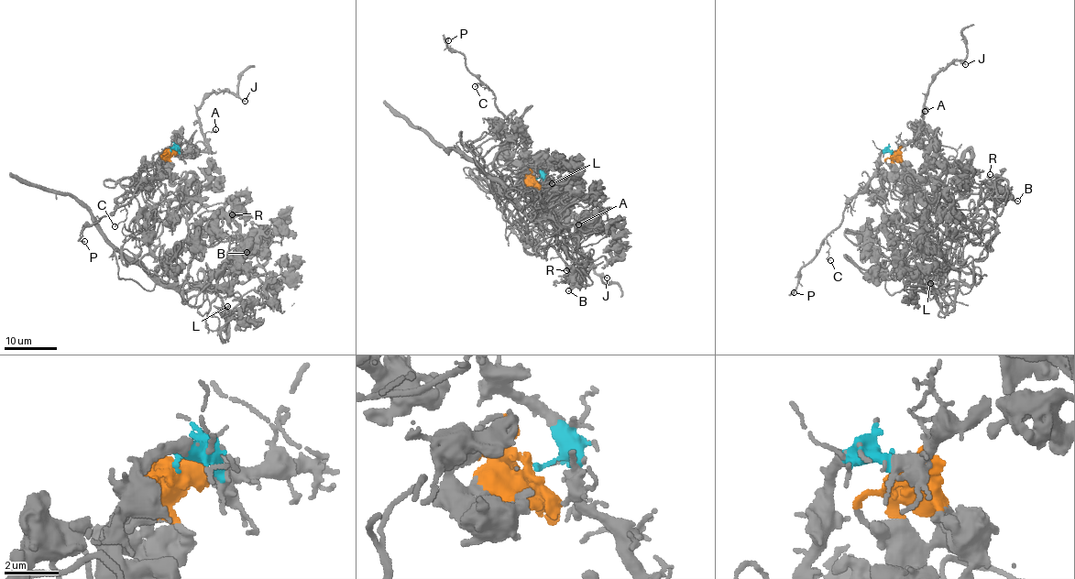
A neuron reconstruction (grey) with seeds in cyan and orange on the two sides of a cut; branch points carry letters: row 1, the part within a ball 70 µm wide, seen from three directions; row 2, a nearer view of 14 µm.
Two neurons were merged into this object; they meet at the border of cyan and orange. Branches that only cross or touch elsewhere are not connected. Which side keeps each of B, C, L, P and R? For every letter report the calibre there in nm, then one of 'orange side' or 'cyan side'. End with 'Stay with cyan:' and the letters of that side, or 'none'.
B: calibre 90 nm; orange side
C: calibre 120 nm; cyan side
L: calibre 170 nm; orange side
P: calibre 130 nm; cyan side
R: calibre 150 nm; orange side
Stay with cyan: C, P

